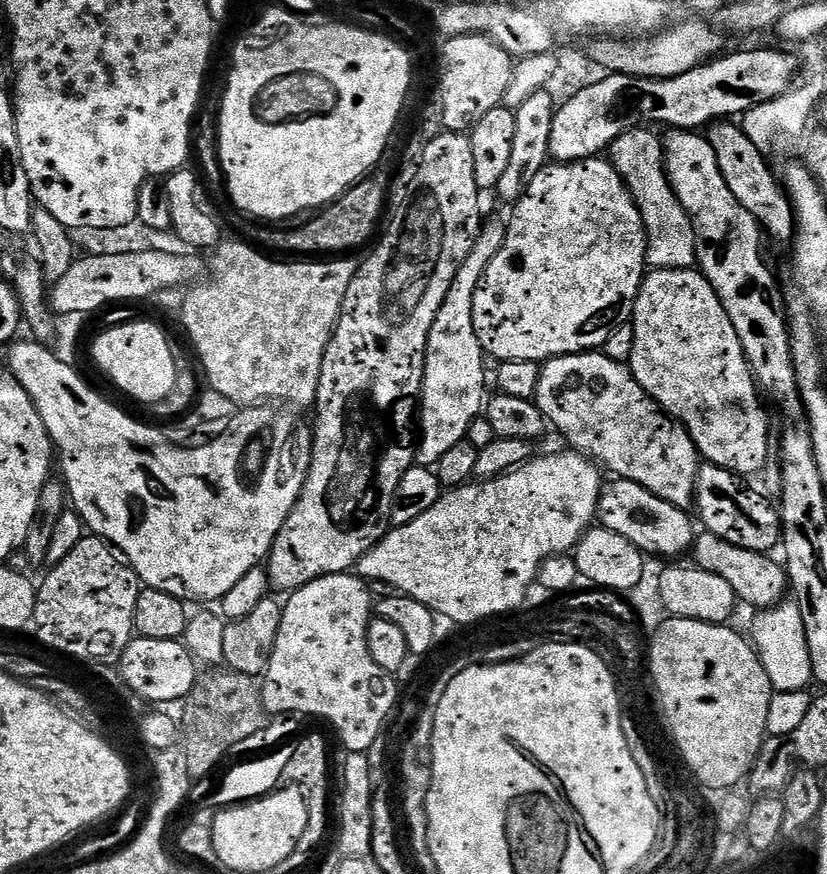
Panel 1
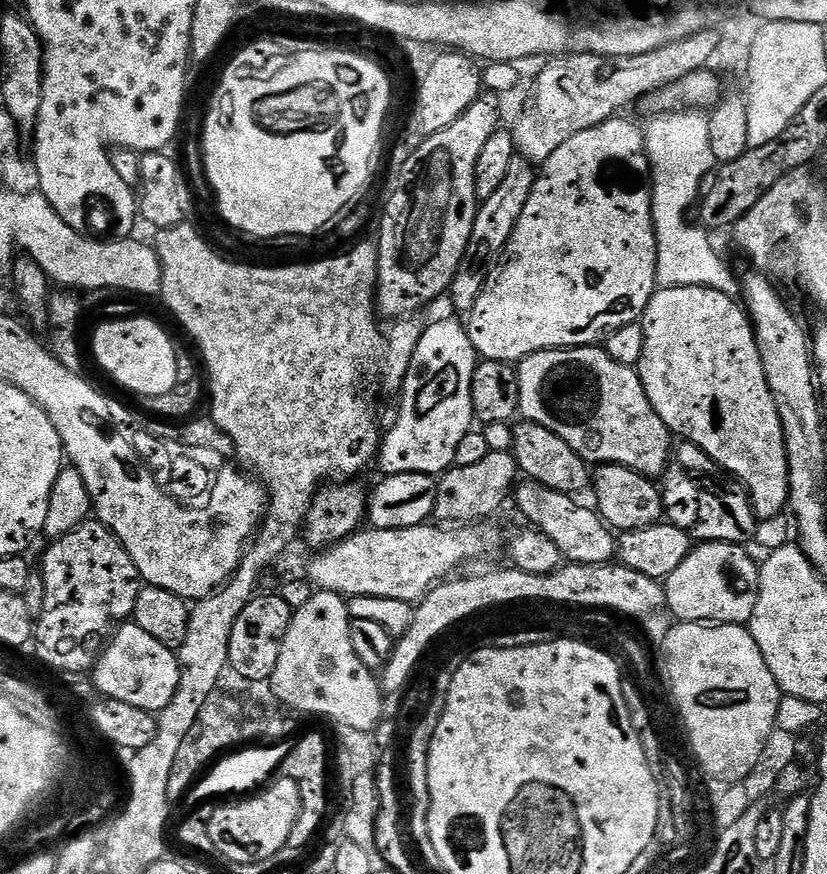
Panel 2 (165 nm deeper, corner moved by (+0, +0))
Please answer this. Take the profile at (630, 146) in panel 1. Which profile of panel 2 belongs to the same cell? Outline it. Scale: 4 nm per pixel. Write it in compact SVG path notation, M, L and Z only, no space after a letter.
M673 110L659 115L646 128L652 220L656 223L656 282L662 288L713 288L736 298L742 292L738 276L736 280L731 266L724 261L723 254L712 245L712 240L708 237L711 235L699 223L691 224L688 221L688 211L691 210L692 203L695 205L701 199L702 189L710 176L708 171L713 167L712 172L718 164L712 149L712 125L708 116L700 120L703 114L703 111L694 110L688 116L684 110Z

